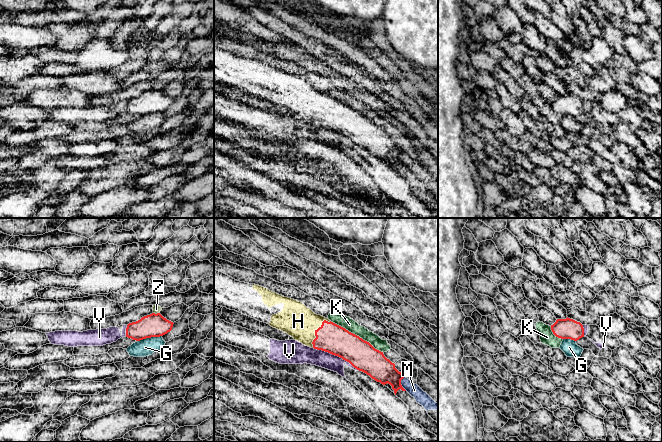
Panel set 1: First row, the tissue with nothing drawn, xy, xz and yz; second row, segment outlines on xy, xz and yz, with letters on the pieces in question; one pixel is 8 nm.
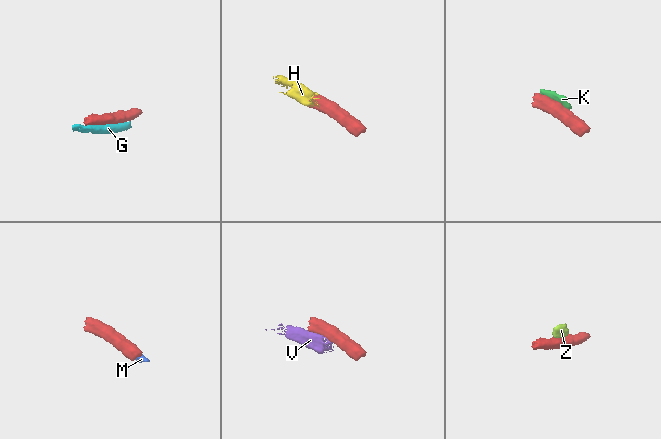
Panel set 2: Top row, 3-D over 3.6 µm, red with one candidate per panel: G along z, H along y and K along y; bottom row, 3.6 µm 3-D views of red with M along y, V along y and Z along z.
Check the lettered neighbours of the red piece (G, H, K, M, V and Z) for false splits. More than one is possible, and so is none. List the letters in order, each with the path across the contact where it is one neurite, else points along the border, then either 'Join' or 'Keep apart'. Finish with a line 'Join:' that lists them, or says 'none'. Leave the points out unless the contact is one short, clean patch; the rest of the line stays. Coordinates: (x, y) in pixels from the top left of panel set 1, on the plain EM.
G: Keep apart
H: Path across: xz (330, 113), (315, 107), (298, 97). Join
K: Boundary: xz (330, 96), (368, 117), (375, 124), (383, 128). Keep apart
M: Boundary: xz (404, 152), (401, 156), (401, 161), (406, 166). Keep apart
V: Boundary: xz (313, 123), (337, 131), (359, 146). Keep apart
Z: Boundary: xy (153, 88), (159, 89). Keep apart
Join: H

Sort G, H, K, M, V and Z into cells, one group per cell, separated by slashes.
G M / H / K / V / Z

